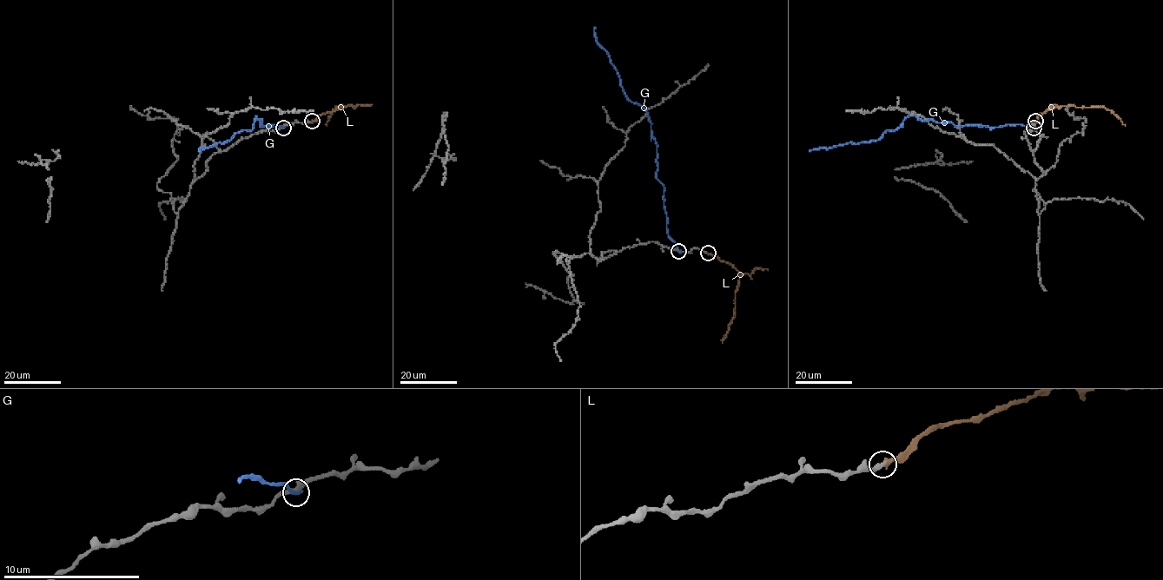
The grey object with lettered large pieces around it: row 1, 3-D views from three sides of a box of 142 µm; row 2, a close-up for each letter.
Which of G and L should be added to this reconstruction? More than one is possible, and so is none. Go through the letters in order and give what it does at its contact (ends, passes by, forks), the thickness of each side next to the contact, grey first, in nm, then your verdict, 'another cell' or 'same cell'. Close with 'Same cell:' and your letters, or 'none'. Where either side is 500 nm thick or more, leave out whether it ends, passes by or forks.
G: it ends there; 360 nm thick on the grey side, 300 nm on the other; another cell
L: it ends there; 360 nm thick on the grey side, 380 nm on the other; same cell
Same cell: L

